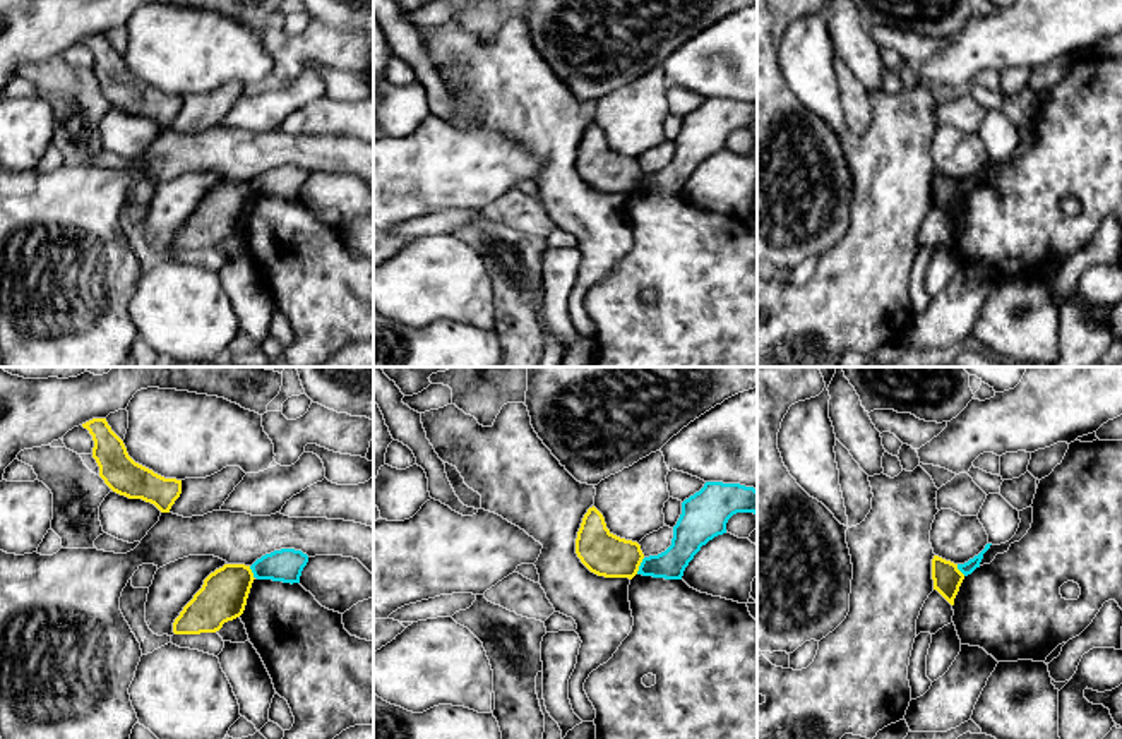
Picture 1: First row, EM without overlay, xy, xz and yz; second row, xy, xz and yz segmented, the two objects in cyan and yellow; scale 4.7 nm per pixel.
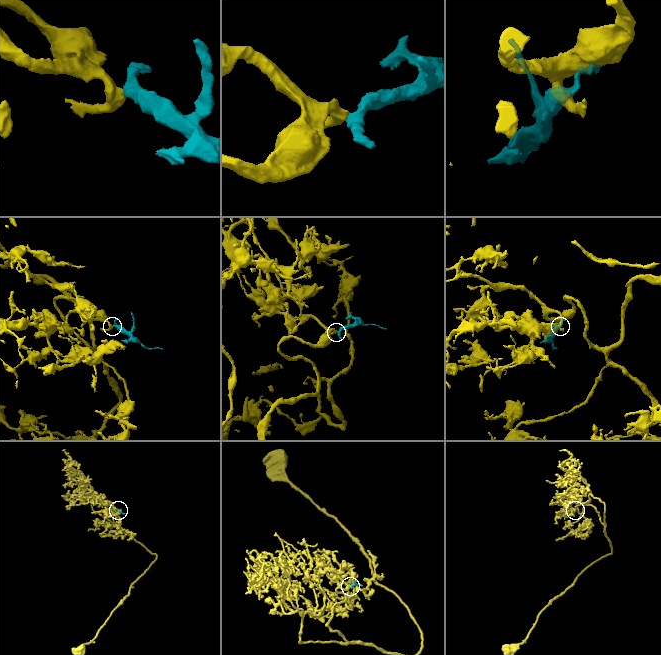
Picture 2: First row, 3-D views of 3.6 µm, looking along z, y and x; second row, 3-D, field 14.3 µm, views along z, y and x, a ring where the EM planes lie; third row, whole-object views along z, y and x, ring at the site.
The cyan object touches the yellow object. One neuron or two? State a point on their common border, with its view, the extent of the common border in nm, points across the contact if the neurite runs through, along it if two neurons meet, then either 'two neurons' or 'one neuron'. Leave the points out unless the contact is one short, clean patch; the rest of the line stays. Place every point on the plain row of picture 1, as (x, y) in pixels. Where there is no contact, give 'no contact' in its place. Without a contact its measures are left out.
contact xz (639, 182); length 90 nm; border xz (644, 174), (636, 189); two neurons

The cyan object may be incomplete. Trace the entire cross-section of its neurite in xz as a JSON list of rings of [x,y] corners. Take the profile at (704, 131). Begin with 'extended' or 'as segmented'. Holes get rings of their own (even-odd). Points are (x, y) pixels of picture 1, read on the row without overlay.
as segmented | [[[706,98],[682,118],[671,161],[658,171],[644,173],[637,190],[682,195],[701,163],[726,149],[726,139],[737,129],[757,130],[757,106],[740,99]]]

